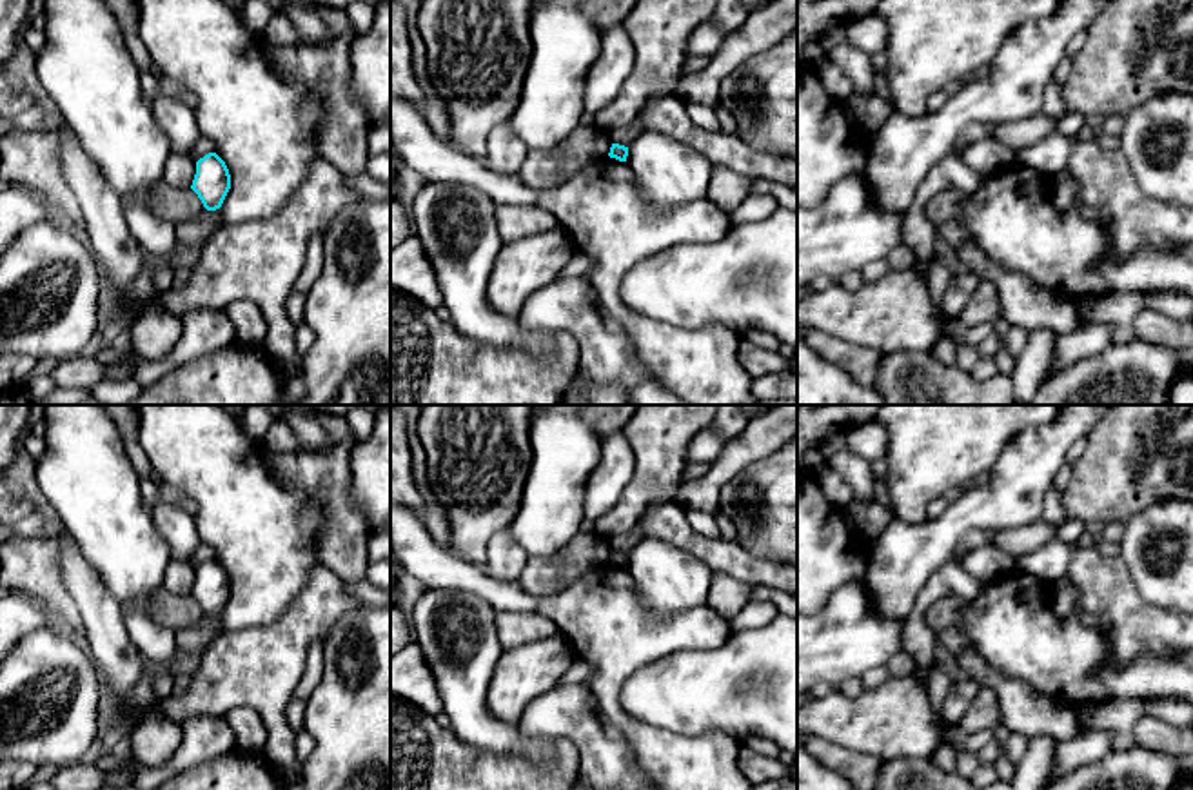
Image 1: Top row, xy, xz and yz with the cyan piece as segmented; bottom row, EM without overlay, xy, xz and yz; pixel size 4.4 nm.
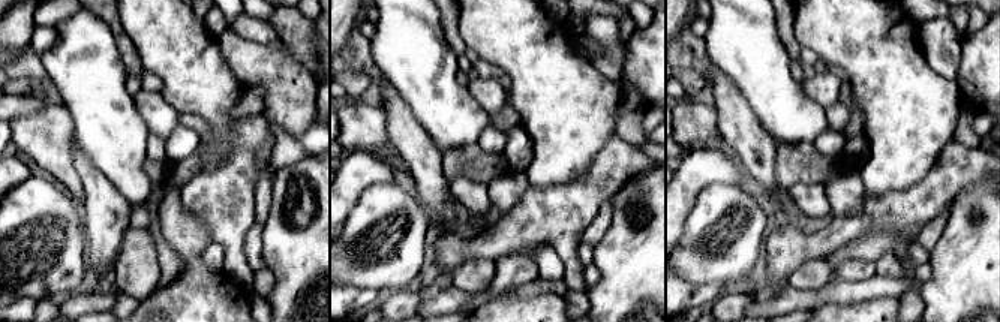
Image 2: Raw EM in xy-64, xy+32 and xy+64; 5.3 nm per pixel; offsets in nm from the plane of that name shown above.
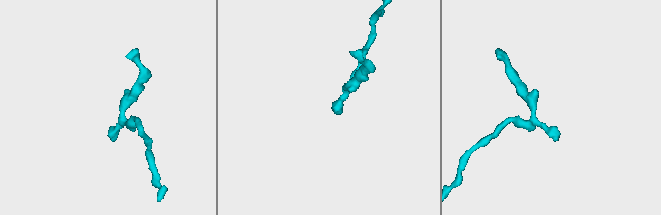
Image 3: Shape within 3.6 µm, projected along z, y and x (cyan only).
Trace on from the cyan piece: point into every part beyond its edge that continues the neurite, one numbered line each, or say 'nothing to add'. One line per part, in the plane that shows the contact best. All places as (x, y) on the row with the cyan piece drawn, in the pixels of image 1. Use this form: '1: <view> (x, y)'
nothing to add

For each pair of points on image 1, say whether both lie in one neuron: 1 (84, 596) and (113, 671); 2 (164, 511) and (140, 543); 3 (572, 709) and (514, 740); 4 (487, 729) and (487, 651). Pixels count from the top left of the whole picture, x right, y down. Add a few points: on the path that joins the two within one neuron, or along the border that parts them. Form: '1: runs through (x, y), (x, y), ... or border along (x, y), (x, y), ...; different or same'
1: runs through (100, 614), (113, 652); same
2: border along (149, 511), (173, 558); different
3: border along (518, 723), (529, 734), (558, 740); different
4: runs through (474, 709), (474, 671); same

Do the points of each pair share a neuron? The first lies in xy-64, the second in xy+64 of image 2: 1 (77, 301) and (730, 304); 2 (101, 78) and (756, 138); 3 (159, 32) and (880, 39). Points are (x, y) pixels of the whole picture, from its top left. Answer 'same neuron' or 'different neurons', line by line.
1: same neuron
2: different neurons
3: same neuron

